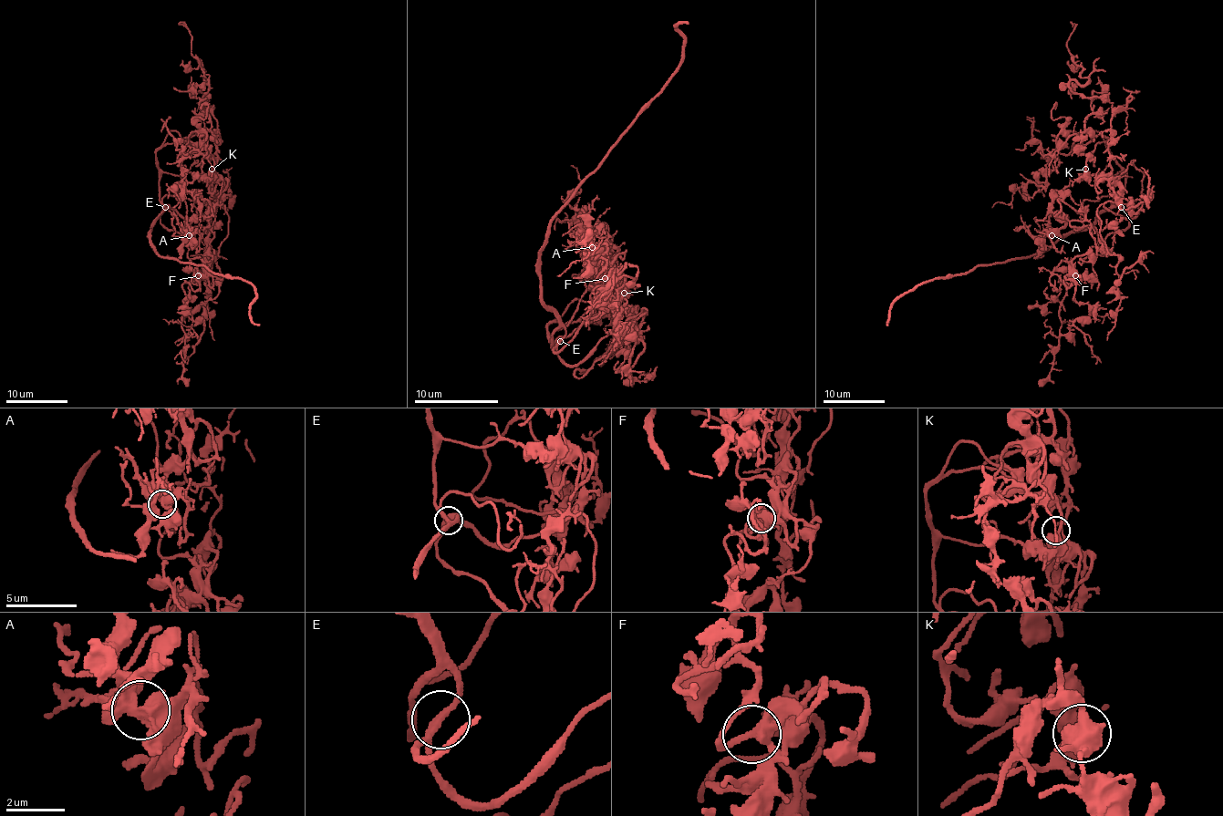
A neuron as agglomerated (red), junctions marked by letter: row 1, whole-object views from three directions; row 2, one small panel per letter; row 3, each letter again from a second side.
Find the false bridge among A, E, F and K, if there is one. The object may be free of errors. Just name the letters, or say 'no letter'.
no letter

